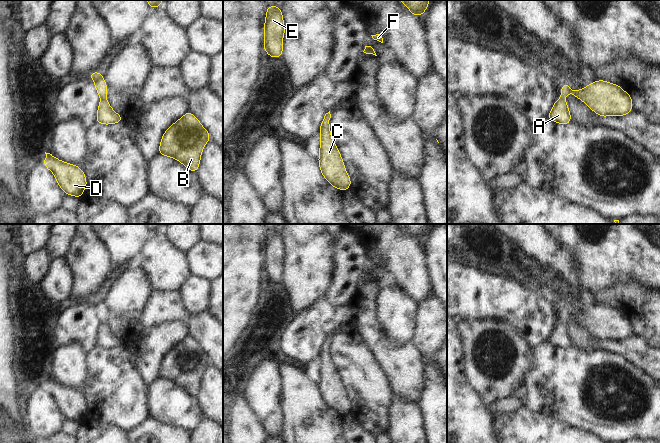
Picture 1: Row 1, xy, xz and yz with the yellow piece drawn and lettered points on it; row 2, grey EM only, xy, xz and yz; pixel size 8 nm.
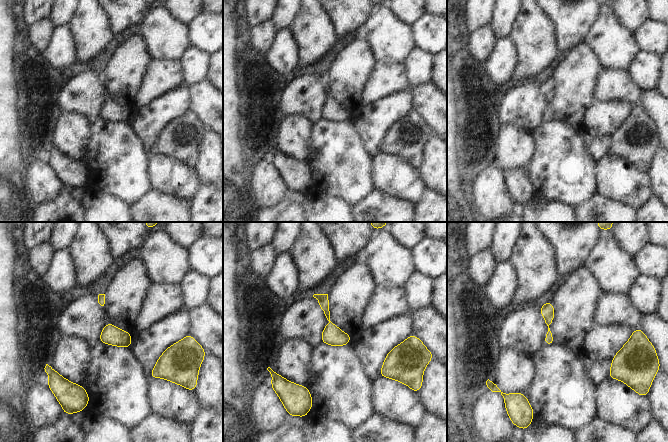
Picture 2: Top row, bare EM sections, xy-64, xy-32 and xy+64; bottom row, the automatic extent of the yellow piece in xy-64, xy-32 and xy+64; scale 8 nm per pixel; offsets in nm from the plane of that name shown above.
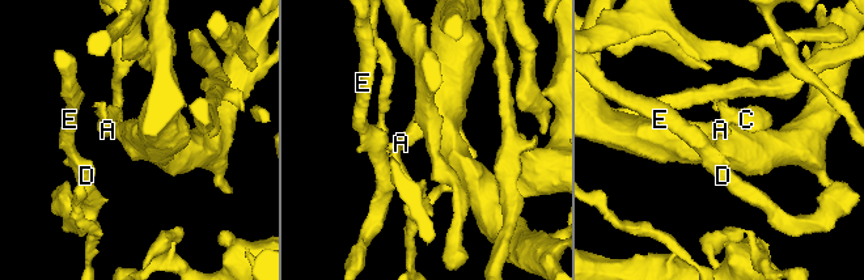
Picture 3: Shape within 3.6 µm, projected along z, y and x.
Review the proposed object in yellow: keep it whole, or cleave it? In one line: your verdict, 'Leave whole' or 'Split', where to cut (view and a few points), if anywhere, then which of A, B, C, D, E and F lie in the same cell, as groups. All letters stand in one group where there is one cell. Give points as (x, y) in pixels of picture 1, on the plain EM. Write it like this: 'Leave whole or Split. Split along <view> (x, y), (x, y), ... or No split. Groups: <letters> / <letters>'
Leave whole. No split. Groups: A B C D E F.

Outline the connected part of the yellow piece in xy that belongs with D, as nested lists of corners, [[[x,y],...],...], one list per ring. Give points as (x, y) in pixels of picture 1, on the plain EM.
[[[45,376],[45,378],[45,384],[42,387],[55,399],[55,403],[65,419],[82,422],[83,415],[87,411],[85,396],[77,389],[63,386],[50,377]]]

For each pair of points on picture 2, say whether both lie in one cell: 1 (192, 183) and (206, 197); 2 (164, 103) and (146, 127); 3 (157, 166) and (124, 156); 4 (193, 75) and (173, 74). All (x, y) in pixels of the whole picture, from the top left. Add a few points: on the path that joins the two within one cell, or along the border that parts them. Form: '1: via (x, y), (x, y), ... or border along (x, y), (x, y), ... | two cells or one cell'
1: border along (201, 184), (191, 200) | two cells
2: via (162, 109), (150, 121) | one cell
3: border along (149, 154), (148, 180), (151, 186) | two cells
4: border along (178, 62), (184, 83) | two cells

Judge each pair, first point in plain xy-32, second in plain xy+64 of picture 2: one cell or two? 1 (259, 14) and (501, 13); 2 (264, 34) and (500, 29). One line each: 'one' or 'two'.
1: two
2: two

